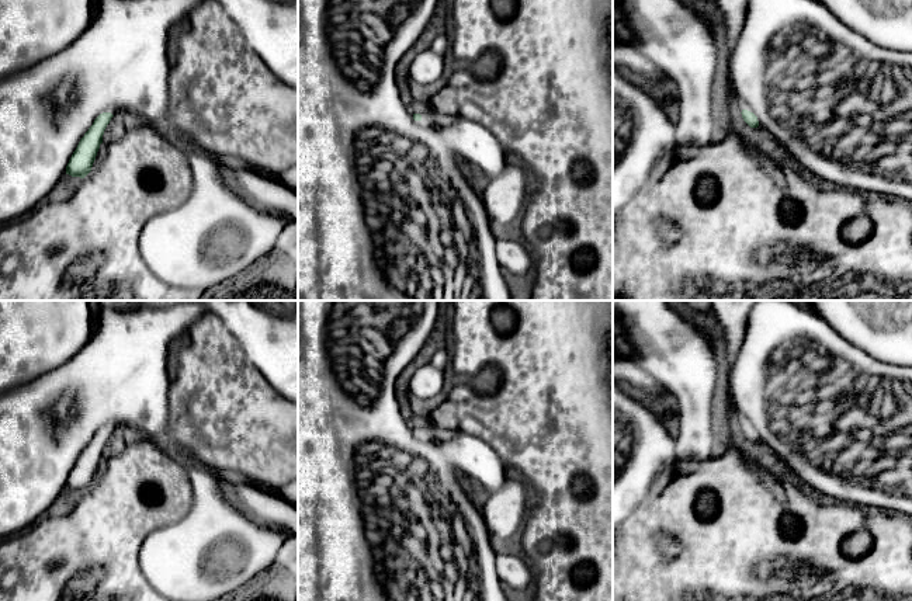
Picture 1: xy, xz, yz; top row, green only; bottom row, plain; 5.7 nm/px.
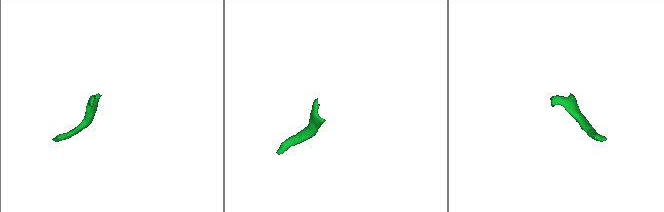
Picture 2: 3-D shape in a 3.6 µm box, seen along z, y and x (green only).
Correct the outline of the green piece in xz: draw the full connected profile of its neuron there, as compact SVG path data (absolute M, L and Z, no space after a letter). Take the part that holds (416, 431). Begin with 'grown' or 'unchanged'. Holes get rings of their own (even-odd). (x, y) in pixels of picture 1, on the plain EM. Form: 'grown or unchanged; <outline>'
grown; M430 424L427 427L422 427L422 428L413 428L413 434L419 438L419 440L424 440L424 441L433 441L433 440L451 440L454 437L457 437L461 432L461 430L443 430L436 427L434 424Z

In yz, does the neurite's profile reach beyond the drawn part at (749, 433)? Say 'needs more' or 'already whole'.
needs more

